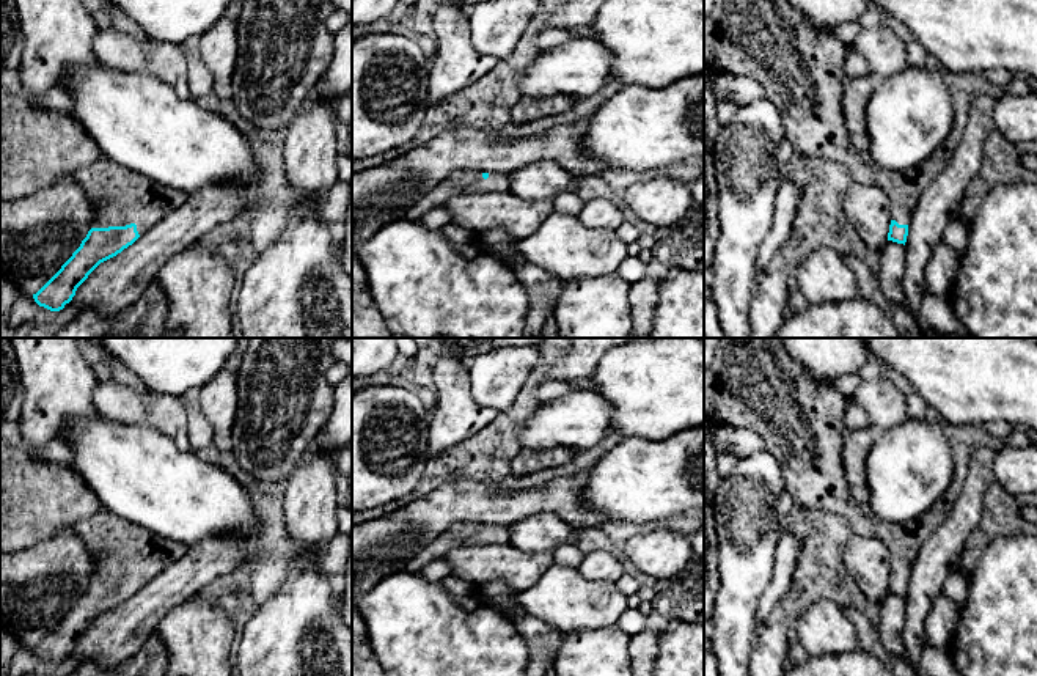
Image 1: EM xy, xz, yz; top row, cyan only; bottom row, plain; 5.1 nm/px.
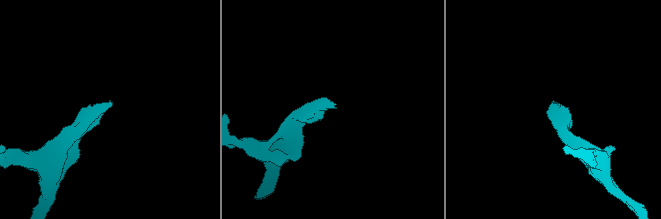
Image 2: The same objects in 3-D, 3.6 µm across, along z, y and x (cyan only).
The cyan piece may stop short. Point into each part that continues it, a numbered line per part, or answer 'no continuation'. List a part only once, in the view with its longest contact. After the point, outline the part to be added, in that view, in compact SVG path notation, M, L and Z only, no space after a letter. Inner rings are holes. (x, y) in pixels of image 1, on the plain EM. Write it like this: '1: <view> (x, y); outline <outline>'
1: xy (123, 549); outline M101 509L72 527L97 558L93 580L137 577L141 588L176 563L187 547Z

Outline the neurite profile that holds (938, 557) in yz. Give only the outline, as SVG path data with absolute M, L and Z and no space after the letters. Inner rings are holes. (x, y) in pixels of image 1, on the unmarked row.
M979 446L973 451L965 486L946 520L927 538L911 568L905 594L903 645L911 667L921 660L925 645L924 624L933 601L943 594L947 575L957 569L966 538L984 514L984 497L996 481L993 465L998 451Z

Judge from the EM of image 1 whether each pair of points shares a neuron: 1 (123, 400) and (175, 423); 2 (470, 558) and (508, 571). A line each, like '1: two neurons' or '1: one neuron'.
1: one neuron
2: one neuron

